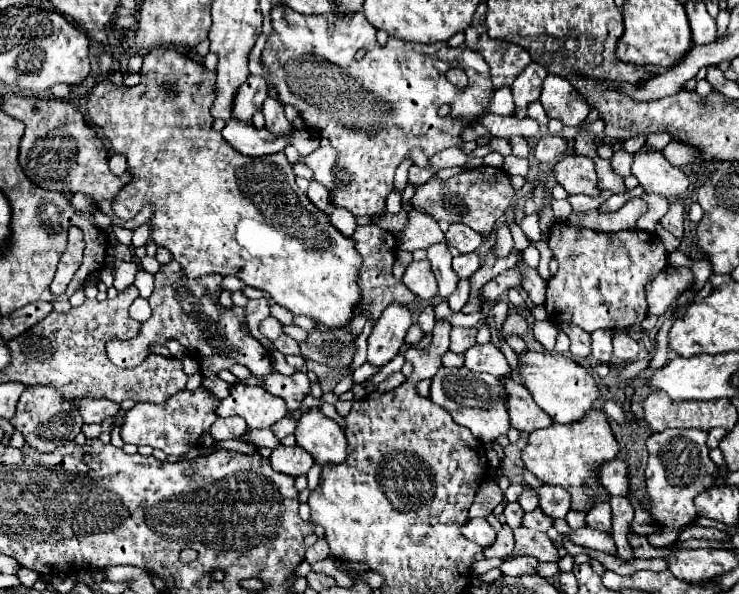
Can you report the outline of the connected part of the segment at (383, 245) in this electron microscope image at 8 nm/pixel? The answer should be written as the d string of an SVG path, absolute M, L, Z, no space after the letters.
M367 225L367 227L357 227L357 231L353 233L353 239L357 243L357 251L363 257L363 267L361 267L361 297L363 297L363 301L361 301L361 305L357 305L355 313L369 311L369 319L379 319L383 309L393 301L409 305L415 299L415 295L409 289L405 289L405 285L401 281L397 281L391 273L393 263L395 263L395 249L397 249L395 235L389 231L383 231L377 225Z

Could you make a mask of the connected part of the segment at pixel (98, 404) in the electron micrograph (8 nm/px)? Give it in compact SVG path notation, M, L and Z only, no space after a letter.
M73 399L73 409L83 417L85 423L101 423L105 417L111 417L119 411L119 405L105 399Z

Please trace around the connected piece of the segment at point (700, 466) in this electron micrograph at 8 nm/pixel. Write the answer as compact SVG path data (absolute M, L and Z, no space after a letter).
M665 429L663 433L653 433L647 439L649 463L645 471L645 493L647 493L647 513L655 523L669 529L681 529L695 523L697 509L693 499L715 485L719 479L719 467L709 457L707 431L701 429Z

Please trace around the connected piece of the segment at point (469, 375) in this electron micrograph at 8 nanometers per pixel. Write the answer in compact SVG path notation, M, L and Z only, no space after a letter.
M441 367L437 375L433 377L431 383L431 395L433 403L445 407L457 423L463 427L471 429L471 433L489 443L499 439L501 435L507 435L511 429L509 423L509 411L507 411L507 395L505 395L505 385L501 379L489 375L489 373L475 373L467 371L467 367L461 369L451 369L451 367Z

